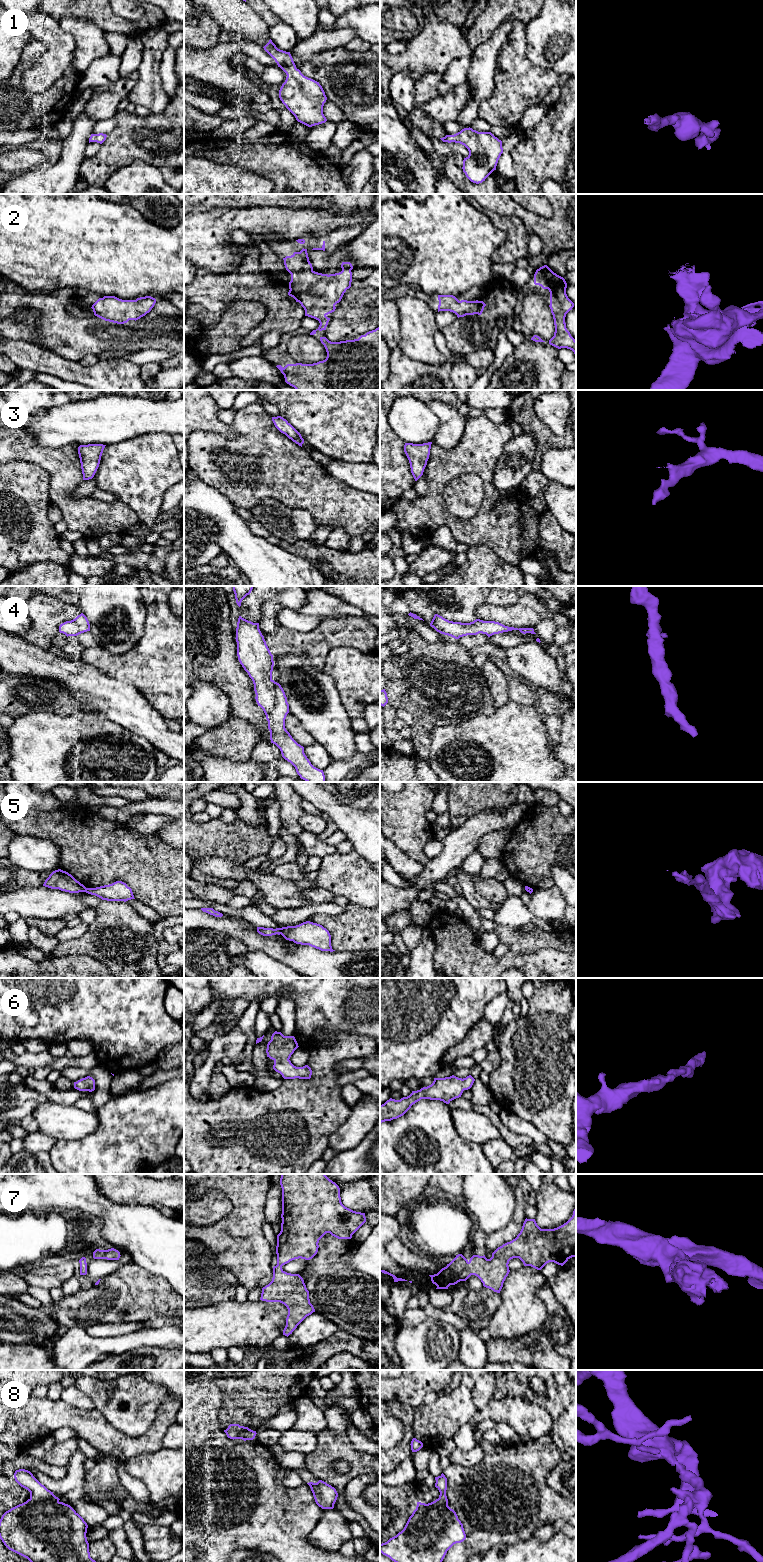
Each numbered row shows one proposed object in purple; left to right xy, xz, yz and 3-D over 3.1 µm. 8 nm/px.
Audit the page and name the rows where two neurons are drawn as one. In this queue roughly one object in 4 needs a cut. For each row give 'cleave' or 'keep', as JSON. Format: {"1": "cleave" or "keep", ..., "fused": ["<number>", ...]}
{"1": "keep", "2": "keep", "3": "keep", "4": "keep", "5": "cleave", "6": "keep", "7": "keep", "8": "keep", "fused": ["5"]}

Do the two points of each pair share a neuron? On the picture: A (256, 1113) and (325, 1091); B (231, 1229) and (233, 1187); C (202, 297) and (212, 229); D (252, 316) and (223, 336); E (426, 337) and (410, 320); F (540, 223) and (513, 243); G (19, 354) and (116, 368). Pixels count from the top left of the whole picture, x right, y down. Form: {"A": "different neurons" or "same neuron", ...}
{"A": "same neuron", "B": "same neuron", "C": "different neurons", "D": "same neuron", "E": "same neuron", "F": "different neurons", "G": "same neuron"}

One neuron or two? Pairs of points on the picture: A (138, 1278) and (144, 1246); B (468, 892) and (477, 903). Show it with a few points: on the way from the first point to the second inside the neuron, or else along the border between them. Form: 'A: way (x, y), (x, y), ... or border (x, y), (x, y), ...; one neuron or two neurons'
A: border (133, 1263), (162, 1276); two neurons
B: way (471, 895), (475, 900); one neuron

